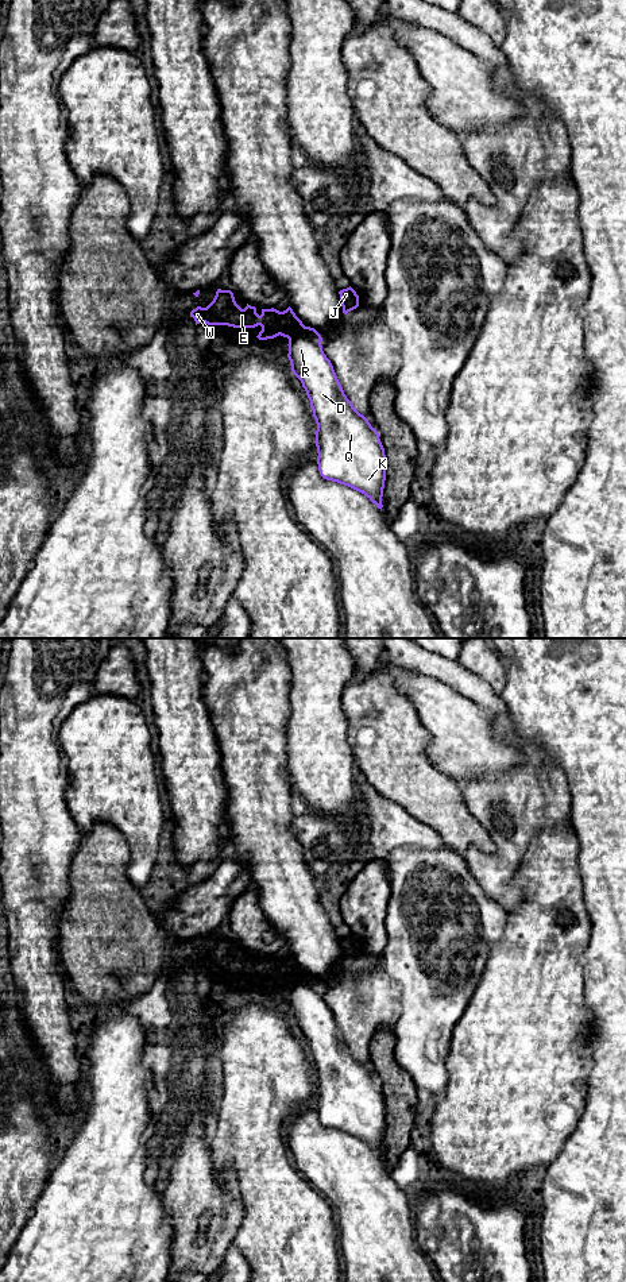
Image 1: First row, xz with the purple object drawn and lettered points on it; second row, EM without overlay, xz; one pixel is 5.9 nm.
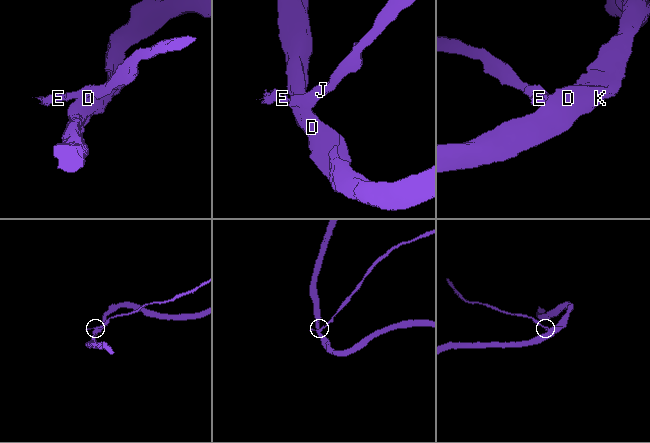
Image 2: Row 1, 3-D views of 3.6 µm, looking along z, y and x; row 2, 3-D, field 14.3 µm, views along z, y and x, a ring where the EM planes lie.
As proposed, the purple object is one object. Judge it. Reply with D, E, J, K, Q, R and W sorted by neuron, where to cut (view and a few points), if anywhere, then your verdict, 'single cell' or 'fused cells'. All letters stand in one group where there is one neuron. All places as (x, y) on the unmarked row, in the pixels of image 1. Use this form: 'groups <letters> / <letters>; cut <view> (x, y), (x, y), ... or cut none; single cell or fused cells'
groups D K Q R / E J W; cut xz (289, 985), (304, 980), (320, 991); fused cells

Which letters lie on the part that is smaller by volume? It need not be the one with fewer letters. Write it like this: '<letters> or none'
E, J, W

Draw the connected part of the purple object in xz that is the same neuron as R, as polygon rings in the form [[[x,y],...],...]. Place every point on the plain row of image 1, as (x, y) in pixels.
[[[298,980],[289,986],[287,993],[291,1019],[306,1039],[317,1071],[314,1082],[320,1123],[326,1128],[337,1130],[364,1142],[382,1158],[387,1105],[379,1081],[344,1042],[320,989]]]

